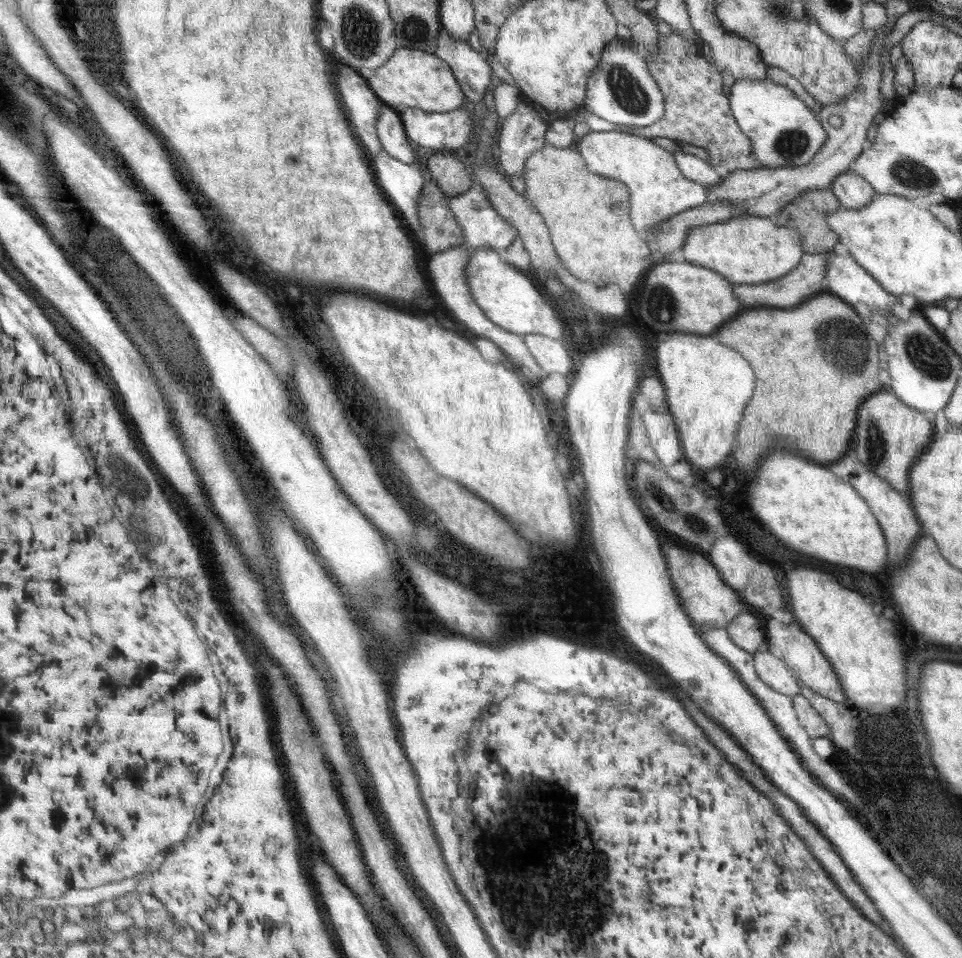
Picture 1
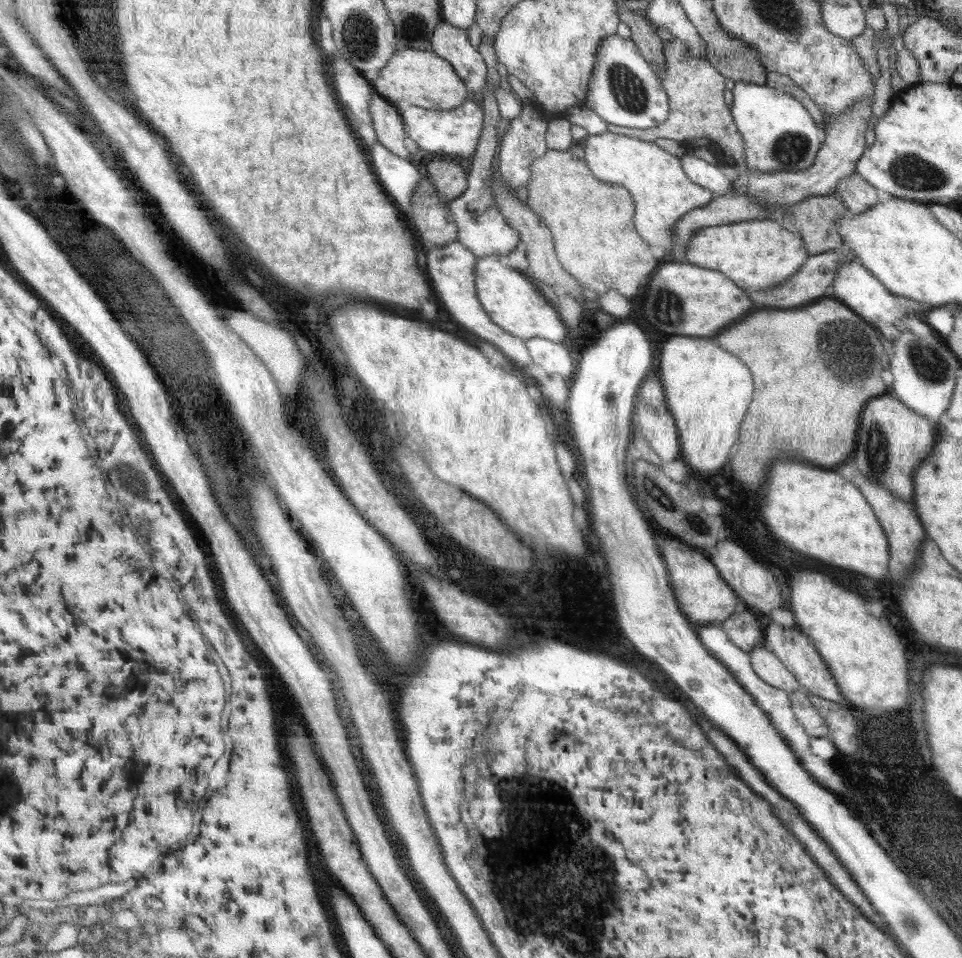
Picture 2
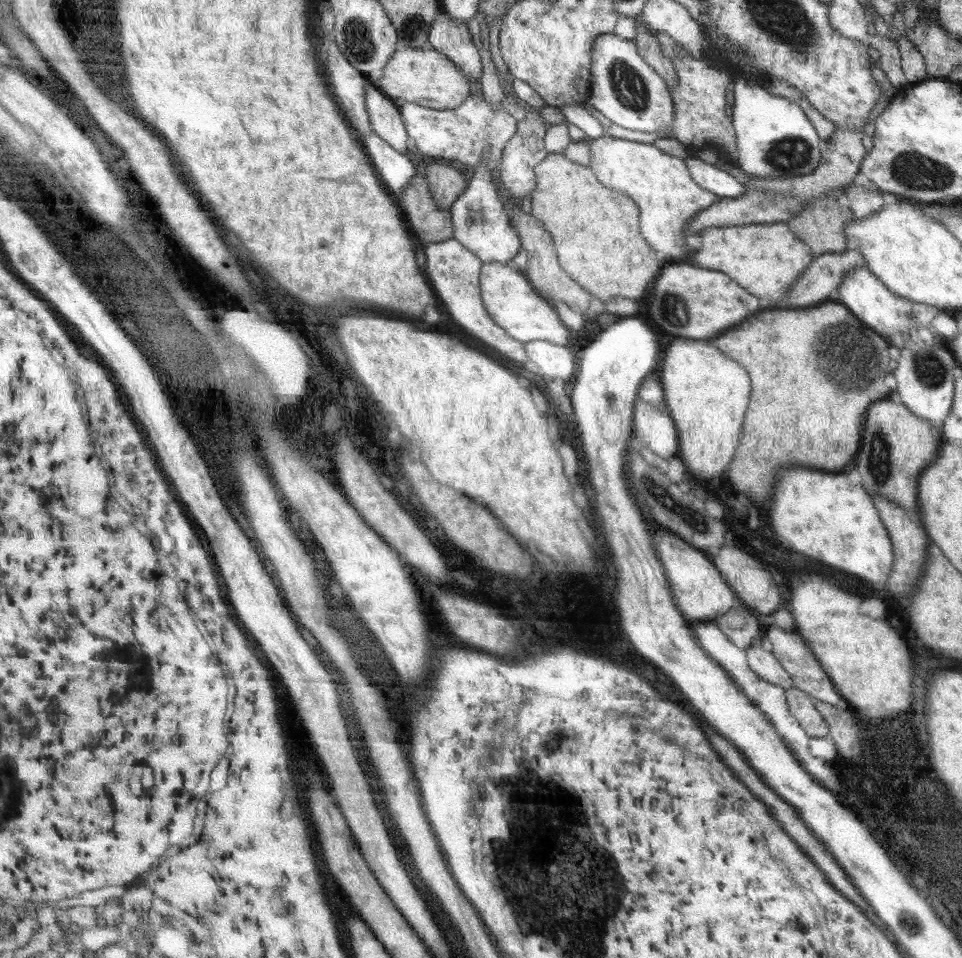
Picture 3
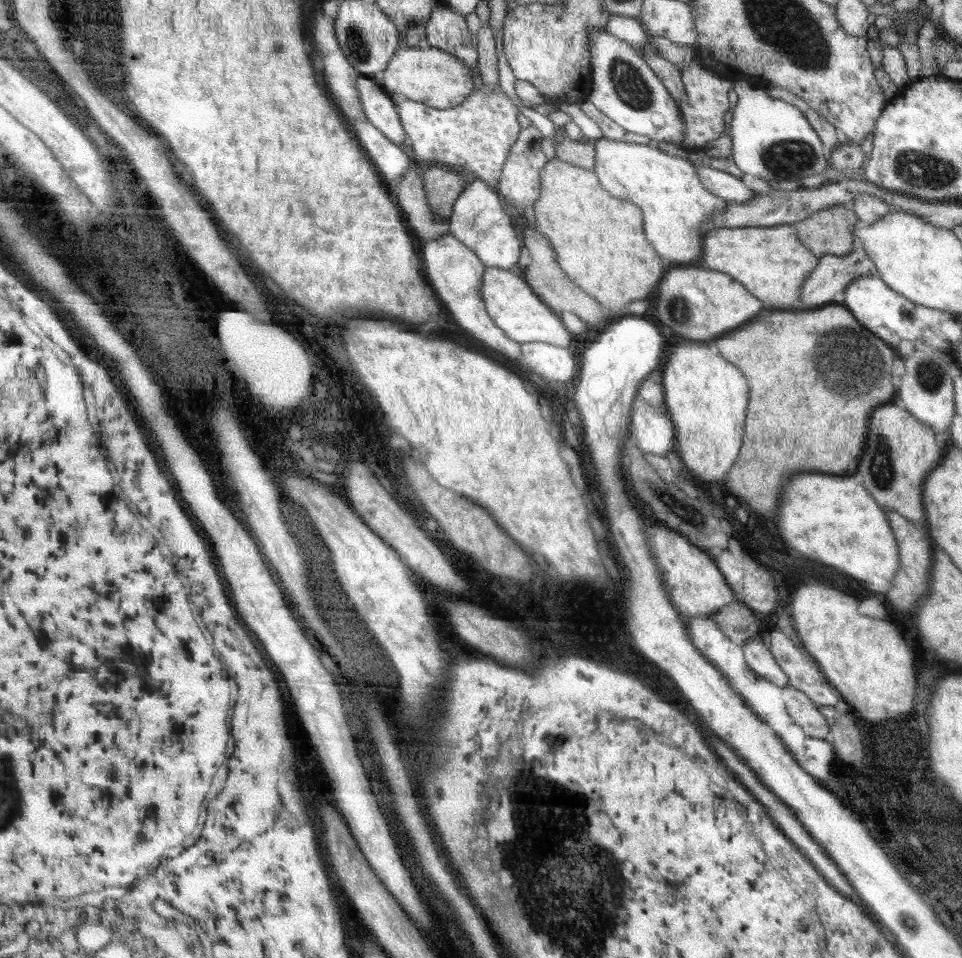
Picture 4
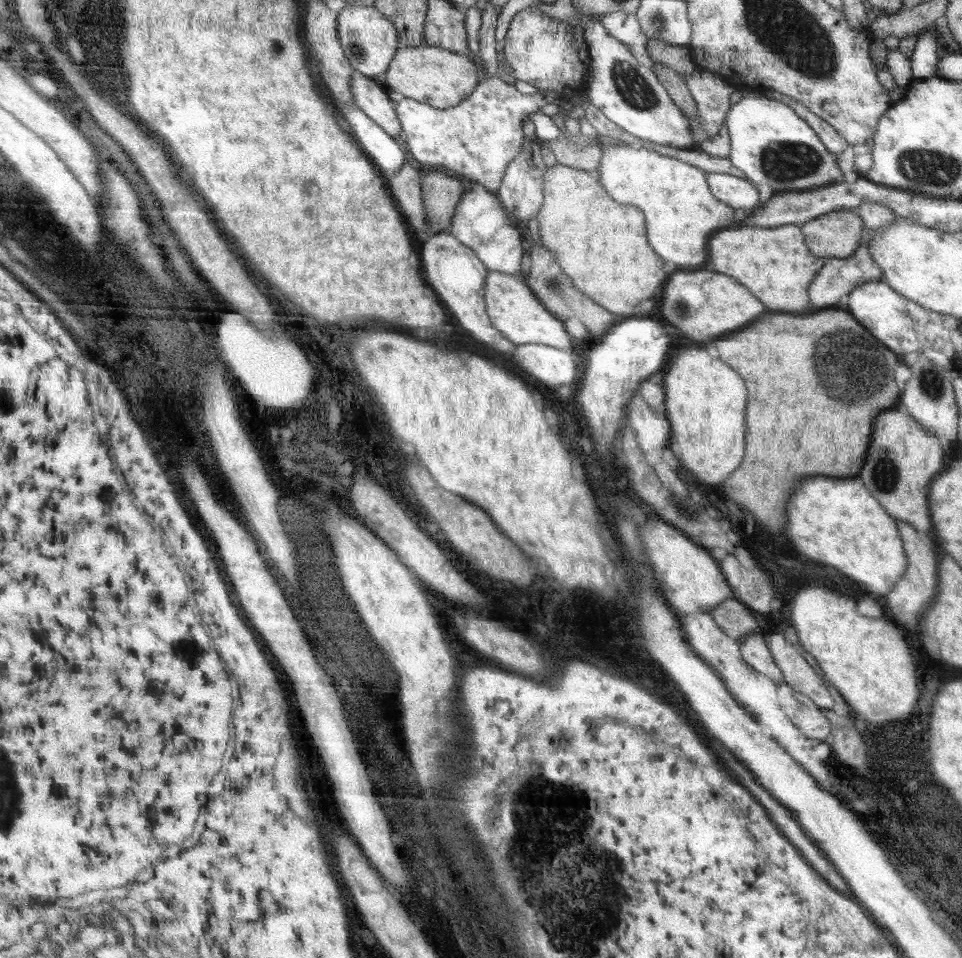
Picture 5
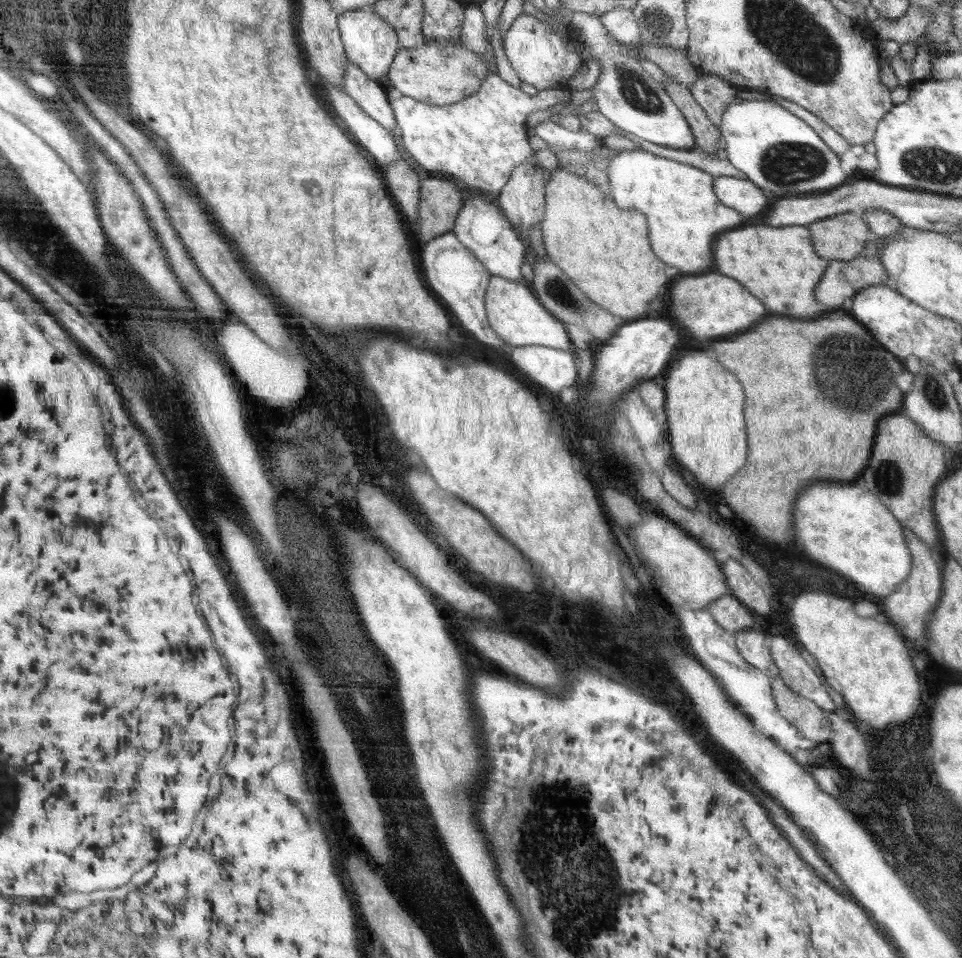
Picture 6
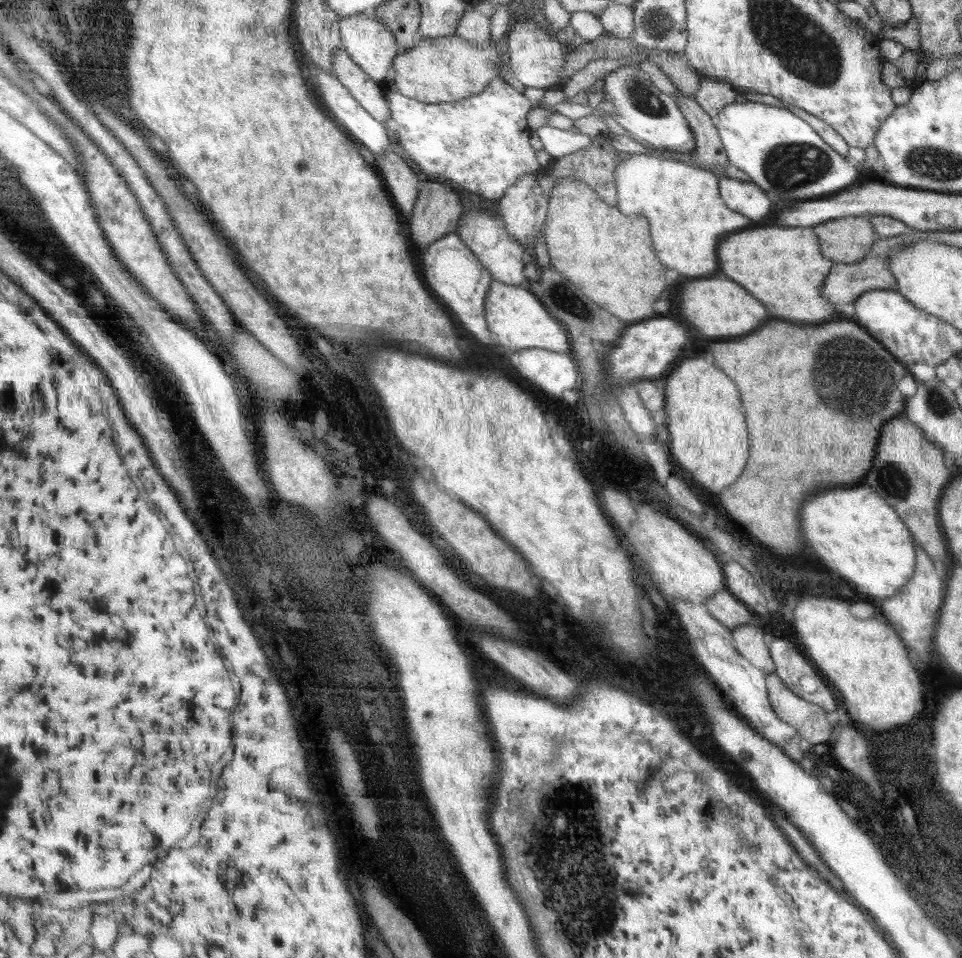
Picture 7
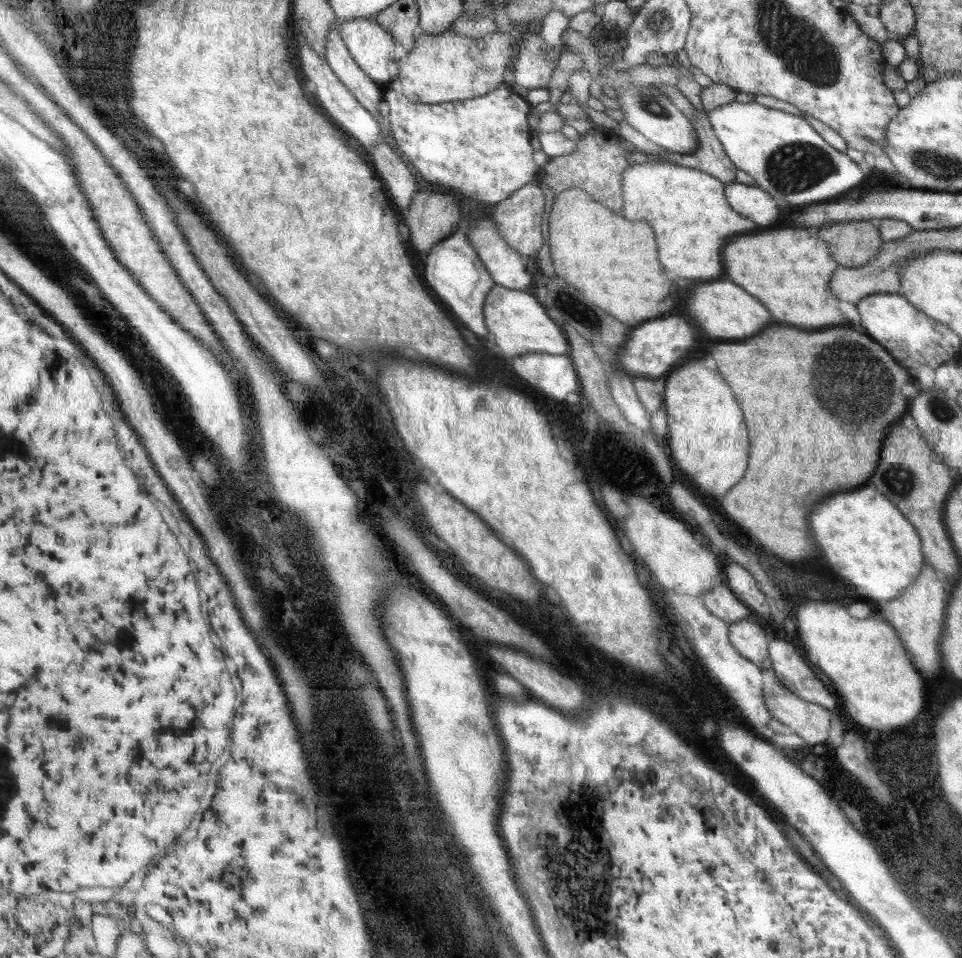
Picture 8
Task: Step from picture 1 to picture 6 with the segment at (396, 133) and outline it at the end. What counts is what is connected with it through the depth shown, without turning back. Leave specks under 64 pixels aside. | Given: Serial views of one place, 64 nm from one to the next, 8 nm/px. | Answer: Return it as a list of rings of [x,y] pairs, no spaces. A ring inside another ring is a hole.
[[[348,61],[343,67],[343,82],[341,83],[347,94],[369,113],[371,117],[380,123],[389,132],[396,132],[398,126],[395,112],[391,106],[387,92],[380,81],[371,80],[356,64]]]

